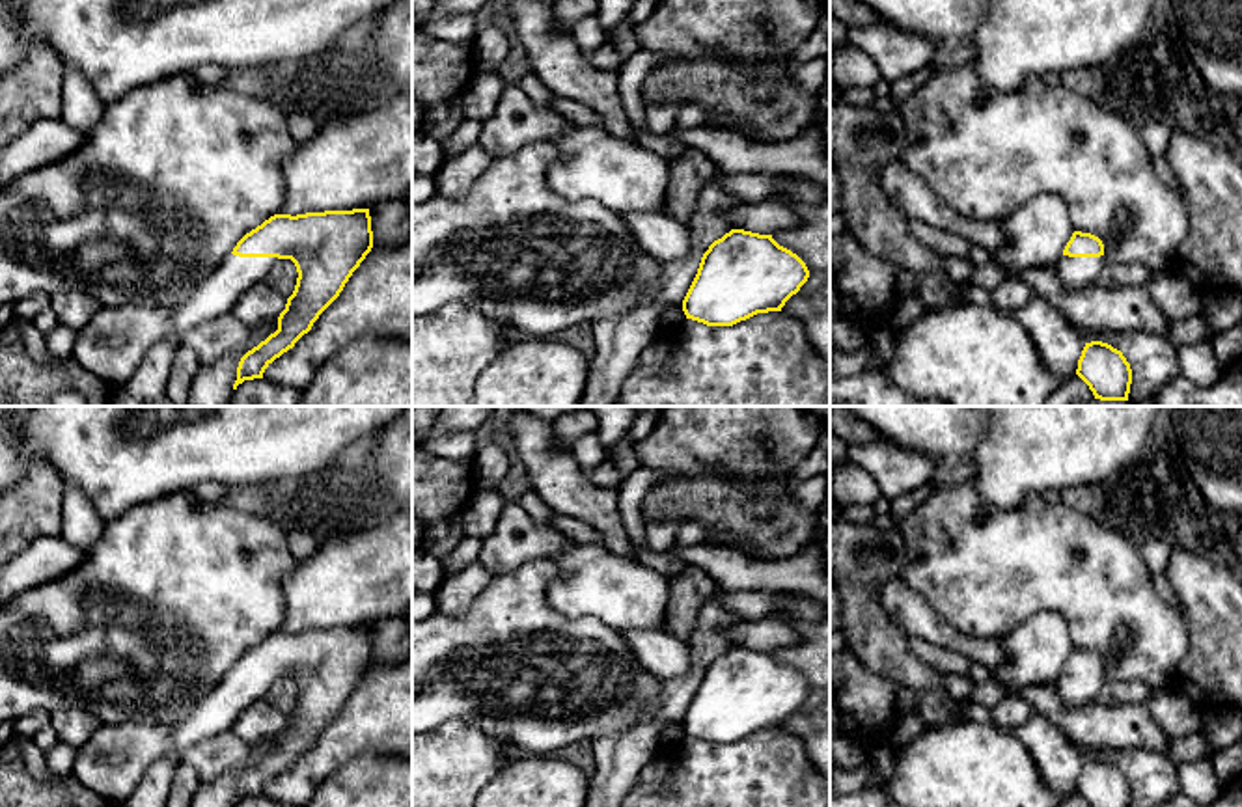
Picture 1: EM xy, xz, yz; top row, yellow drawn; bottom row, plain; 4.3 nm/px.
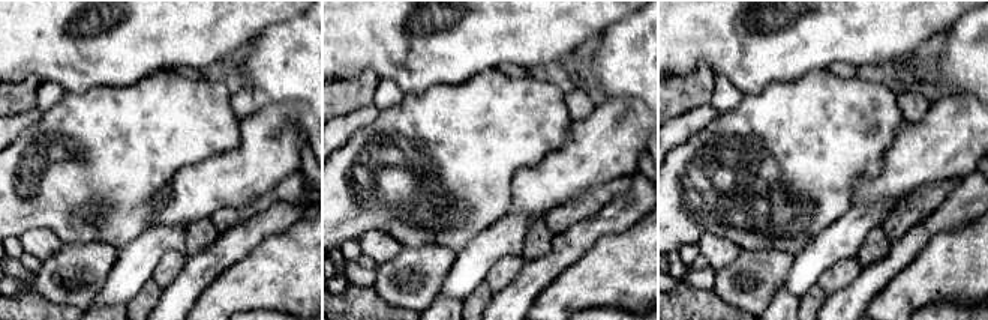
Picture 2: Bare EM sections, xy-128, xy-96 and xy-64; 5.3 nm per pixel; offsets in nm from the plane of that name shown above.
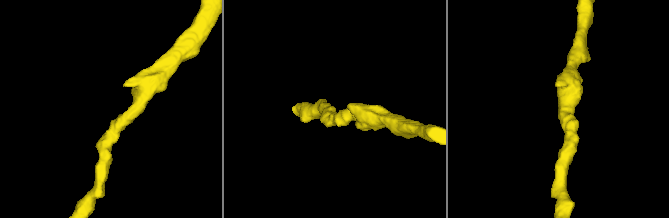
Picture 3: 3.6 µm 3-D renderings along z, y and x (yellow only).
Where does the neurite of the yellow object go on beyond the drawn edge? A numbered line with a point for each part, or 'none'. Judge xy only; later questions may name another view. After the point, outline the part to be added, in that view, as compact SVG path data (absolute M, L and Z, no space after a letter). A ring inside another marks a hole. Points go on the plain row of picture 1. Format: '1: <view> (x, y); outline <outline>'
1: xy (220, 707); outline M229 671L183 719L172 723L172 755L196 742L229 731L237 718L257 699L263 699L278 675L239 675Z

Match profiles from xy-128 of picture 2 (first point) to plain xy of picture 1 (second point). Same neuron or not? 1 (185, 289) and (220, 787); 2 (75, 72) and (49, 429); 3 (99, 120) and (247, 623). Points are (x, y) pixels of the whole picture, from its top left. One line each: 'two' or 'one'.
1: one
2: one
3: one

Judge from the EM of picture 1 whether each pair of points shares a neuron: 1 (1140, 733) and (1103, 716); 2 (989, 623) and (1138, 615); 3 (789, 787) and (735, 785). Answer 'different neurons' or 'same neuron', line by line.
1: same neuron
2: same neuron
3: same neuron

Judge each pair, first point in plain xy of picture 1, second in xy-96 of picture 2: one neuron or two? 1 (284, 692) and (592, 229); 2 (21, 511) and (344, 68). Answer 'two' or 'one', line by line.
1: two
2: two

